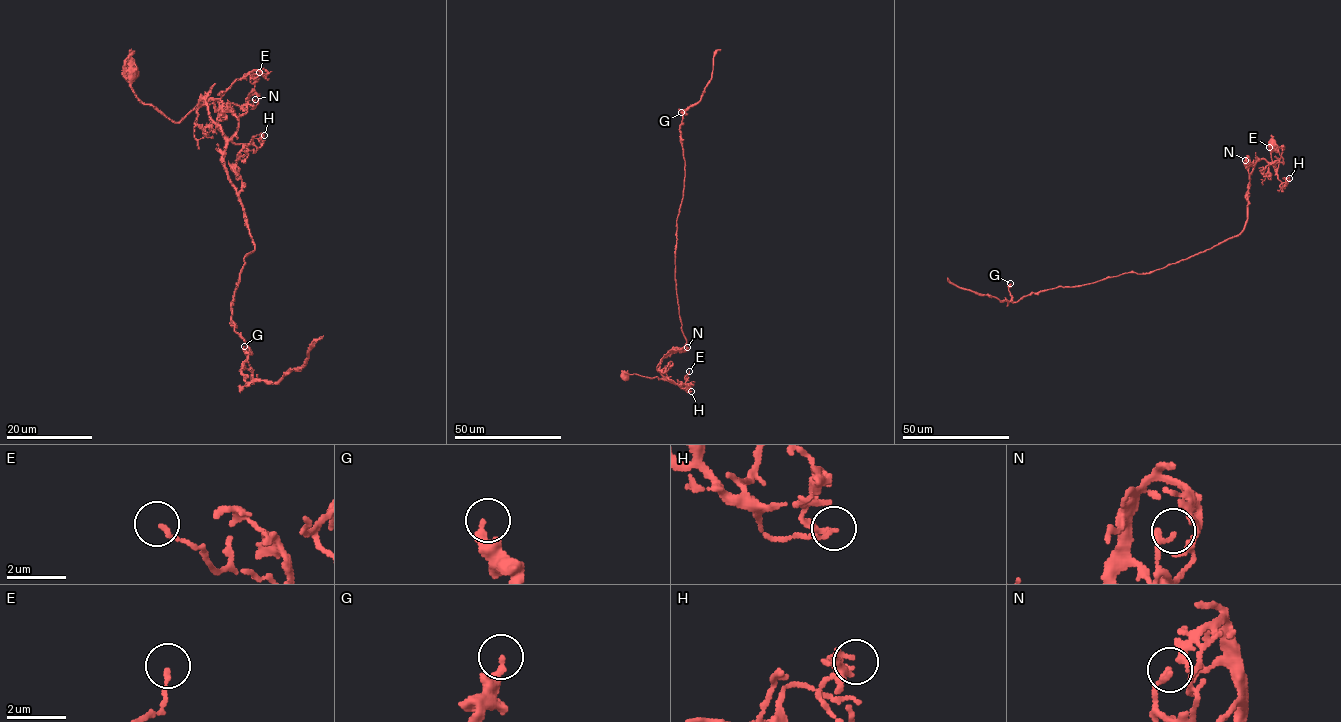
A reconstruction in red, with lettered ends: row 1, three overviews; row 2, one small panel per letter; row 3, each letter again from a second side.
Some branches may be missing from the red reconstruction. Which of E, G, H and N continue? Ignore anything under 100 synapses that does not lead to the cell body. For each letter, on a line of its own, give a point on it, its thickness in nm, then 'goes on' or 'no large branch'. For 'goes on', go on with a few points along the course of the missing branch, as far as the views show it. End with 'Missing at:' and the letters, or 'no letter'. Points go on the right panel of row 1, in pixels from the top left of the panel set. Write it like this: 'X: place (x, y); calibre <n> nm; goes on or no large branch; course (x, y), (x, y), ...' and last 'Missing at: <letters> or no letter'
E: place (1269, 147); calibre 140 nm; no large branch
G: place (1010, 283); calibre 280 nm; no large branch
H: place (1289, 178); calibre 160 nm; no large branch
N: place (1245, 160); calibre 200 nm; no large branch
Missing at: no letter

